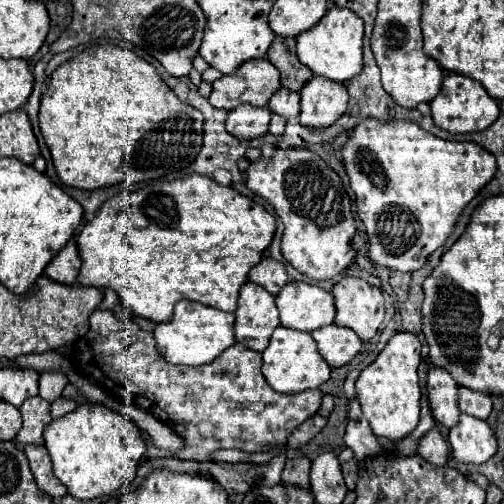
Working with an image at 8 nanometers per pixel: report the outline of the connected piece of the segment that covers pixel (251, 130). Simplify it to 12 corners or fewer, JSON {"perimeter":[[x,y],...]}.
{"perimeter":[[241,104],[225,128],[239,140],[267,134],[271,112]]}

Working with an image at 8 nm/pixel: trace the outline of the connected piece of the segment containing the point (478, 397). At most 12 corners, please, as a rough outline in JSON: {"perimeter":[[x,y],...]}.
{"perimeter":[[459,388],[463,414],[487,420],[491,398]]}

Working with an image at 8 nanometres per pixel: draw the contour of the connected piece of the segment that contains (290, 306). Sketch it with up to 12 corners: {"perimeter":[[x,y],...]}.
{"perimeter":[[289,282],[275,300],[285,328],[335,320],[333,294]]}

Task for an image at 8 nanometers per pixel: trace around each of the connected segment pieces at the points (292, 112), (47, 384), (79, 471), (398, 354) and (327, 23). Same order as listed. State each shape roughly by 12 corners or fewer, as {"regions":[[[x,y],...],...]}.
{"regions":[[[281,88],[267,106],[285,120],[297,118],[299,92]],[[61,370],[39,372],[45,400],[61,396],[67,376]],[[91,402],[45,446],[79,500],[119,490],[147,450],[131,418]],[[399,332],[355,382],[375,436],[419,424],[419,338]],[[331,8],[297,38],[315,76],[347,84],[363,68],[363,20]]]}

